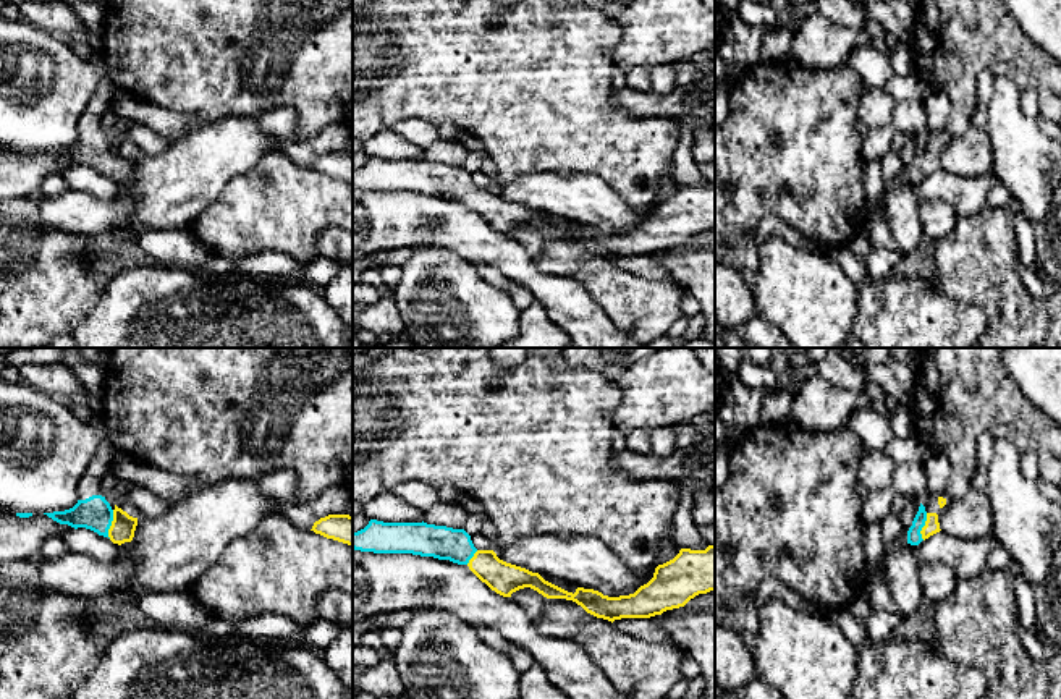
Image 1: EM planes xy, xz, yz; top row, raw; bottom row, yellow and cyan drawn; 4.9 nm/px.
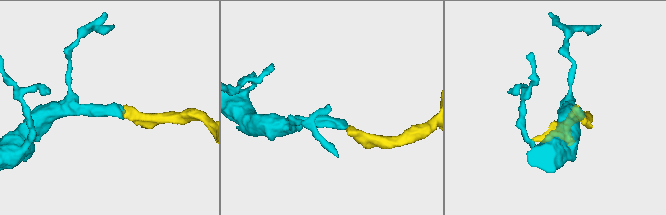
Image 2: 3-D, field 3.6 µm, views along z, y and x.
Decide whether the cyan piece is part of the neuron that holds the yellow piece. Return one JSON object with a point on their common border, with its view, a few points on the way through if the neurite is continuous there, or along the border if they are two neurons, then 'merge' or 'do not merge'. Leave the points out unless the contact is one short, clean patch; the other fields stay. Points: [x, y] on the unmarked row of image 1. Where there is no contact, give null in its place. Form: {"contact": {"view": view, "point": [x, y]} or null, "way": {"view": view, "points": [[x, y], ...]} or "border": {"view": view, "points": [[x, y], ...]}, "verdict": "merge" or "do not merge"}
{"contact": {"view": "xy", "point": [112, 162]}, "way": {"view": "xy", "points": [[123, 164], [112, 162], [94, 151]]}, "verdict": "merge"}

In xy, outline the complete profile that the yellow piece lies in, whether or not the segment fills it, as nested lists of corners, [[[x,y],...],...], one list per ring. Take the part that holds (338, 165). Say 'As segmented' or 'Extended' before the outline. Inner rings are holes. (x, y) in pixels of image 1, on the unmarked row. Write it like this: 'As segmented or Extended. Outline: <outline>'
As segmented. Outline: [[[328,152],[320,155],[311,168],[327,176],[353,183],[353,154],[349,152]]]

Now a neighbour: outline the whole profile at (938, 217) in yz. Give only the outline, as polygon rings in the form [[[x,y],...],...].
[[[928,199],[920,204],[922,231],[933,241],[946,236],[961,220],[956,207],[941,199]]]

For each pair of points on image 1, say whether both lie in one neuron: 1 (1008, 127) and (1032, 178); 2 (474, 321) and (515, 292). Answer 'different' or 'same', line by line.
1: same
2: different

